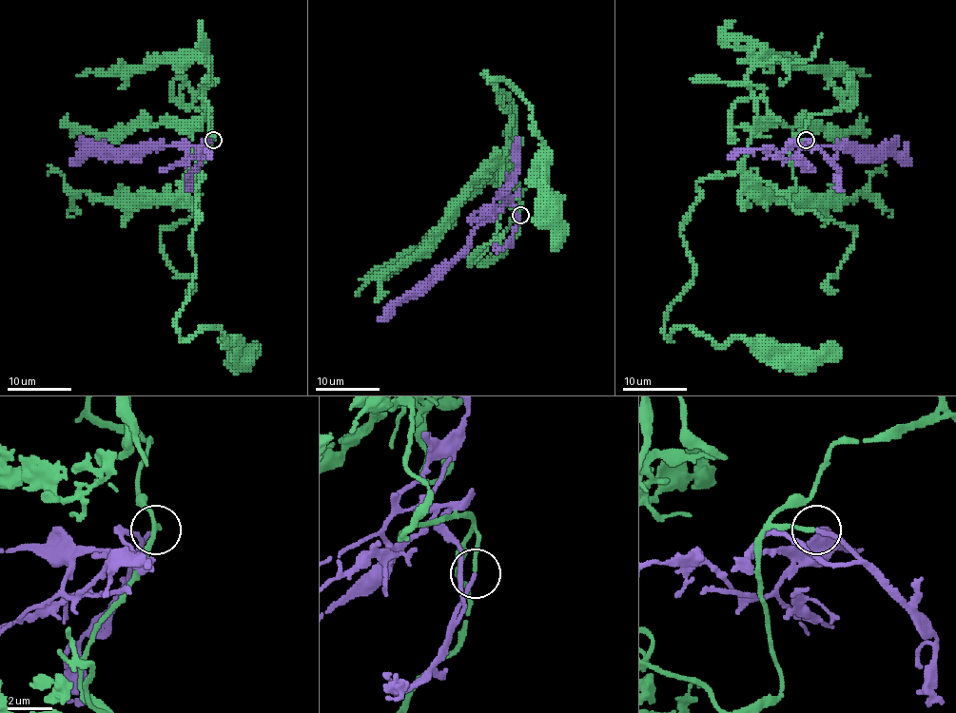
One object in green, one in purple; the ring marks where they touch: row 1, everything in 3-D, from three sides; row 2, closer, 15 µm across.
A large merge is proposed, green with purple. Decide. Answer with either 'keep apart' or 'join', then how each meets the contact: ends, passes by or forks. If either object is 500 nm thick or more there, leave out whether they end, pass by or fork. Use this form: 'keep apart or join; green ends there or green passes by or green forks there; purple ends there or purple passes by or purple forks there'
join; green ends there; purple ends there

